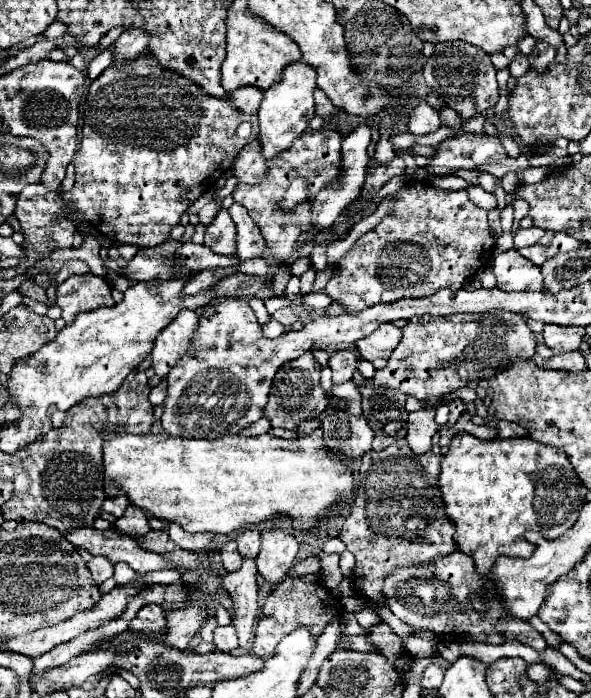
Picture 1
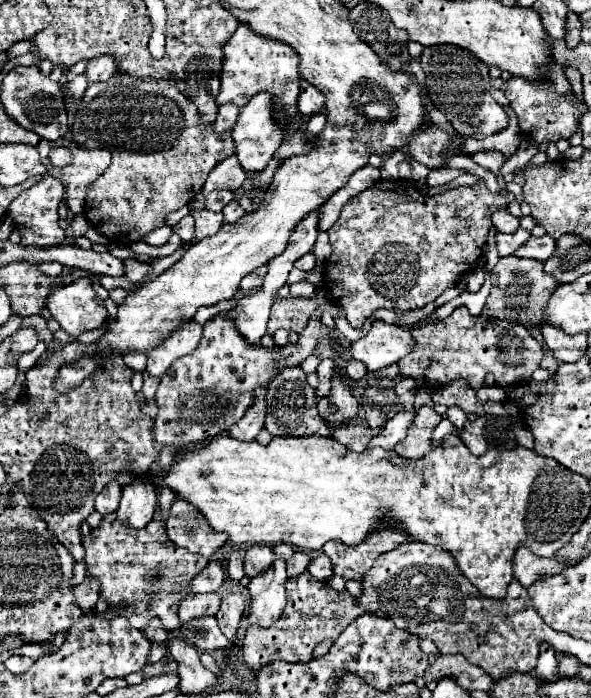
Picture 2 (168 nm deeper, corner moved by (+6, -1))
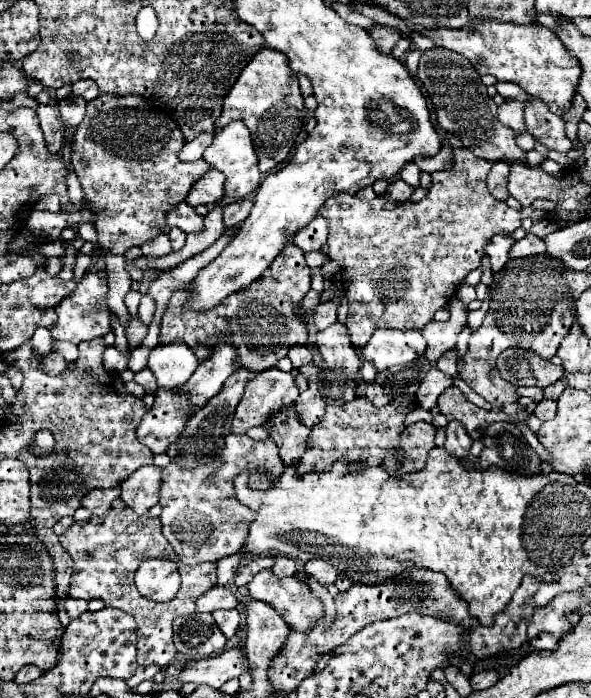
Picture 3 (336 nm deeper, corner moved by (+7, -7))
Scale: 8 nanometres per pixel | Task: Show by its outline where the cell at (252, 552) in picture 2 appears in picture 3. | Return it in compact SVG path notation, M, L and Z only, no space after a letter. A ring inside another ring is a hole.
M271 569L261 571L253 577L253 581L247 585L249 593L253 599L259 601L267 601L277 613L281 613L281 617L285 619L285 623L295 629L295 631L309 631L315 627L315 623L325 615L325 607L321 603L321 599L311 591L311 587L307 583L301 583L297 577L287 577L287 579L277 579Z

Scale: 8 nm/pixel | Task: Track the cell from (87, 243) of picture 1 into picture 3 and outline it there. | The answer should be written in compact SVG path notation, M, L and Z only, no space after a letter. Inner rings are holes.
M129 291L129 295L125 297L125 305L127 305L127 309L129 309L129 315L131 315L131 317L137 317L139 301L141 301L141 293L139 293L139 291Z

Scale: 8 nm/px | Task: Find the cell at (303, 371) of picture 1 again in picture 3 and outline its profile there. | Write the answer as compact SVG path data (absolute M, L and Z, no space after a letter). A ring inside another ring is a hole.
M285 407L281 413L277 413L273 419L273 427L269 429L269 435L277 443L285 465L291 465L293 461L301 459L307 447L309 433L311 429L301 425L293 407Z

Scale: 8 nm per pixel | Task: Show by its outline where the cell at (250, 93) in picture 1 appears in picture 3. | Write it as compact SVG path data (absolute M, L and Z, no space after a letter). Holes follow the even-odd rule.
M203 133L203 135L199 135L197 139L193 139L191 143L185 143L183 149L179 151L179 159L181 159L181 161L197 161L197 159L201 159L203 151L211 145L213 137L215 137L215 135Z

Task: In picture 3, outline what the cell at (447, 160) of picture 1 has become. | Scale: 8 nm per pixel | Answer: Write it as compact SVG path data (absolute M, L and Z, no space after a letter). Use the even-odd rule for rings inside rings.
M503 161L493 163L493 169L491 169L491 173L487 175L487 187L489 187L489 193L491 193L497 201L505 201L505 199L509 197L507 179L509 179L509 165L503 163Z

